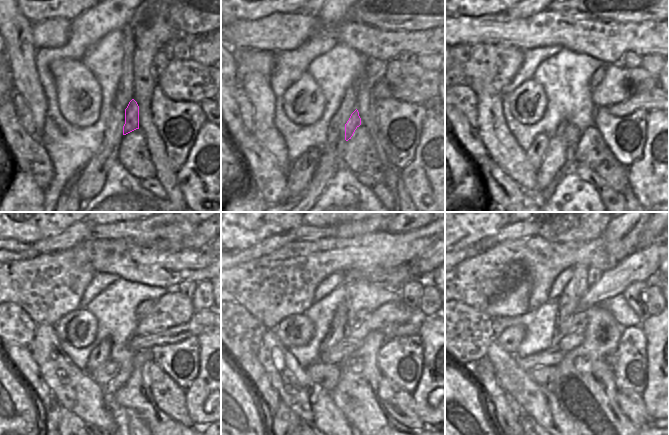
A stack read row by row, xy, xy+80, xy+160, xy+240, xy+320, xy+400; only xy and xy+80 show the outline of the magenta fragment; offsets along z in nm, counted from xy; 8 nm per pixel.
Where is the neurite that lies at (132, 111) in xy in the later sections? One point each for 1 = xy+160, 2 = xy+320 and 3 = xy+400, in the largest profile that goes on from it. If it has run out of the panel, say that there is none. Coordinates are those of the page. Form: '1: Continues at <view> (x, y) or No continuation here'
1: Continues at xy+160 (571, 135)
2: Continues at xy+320 (326, 375)
3: Continues at xy+400 (545, 377)

